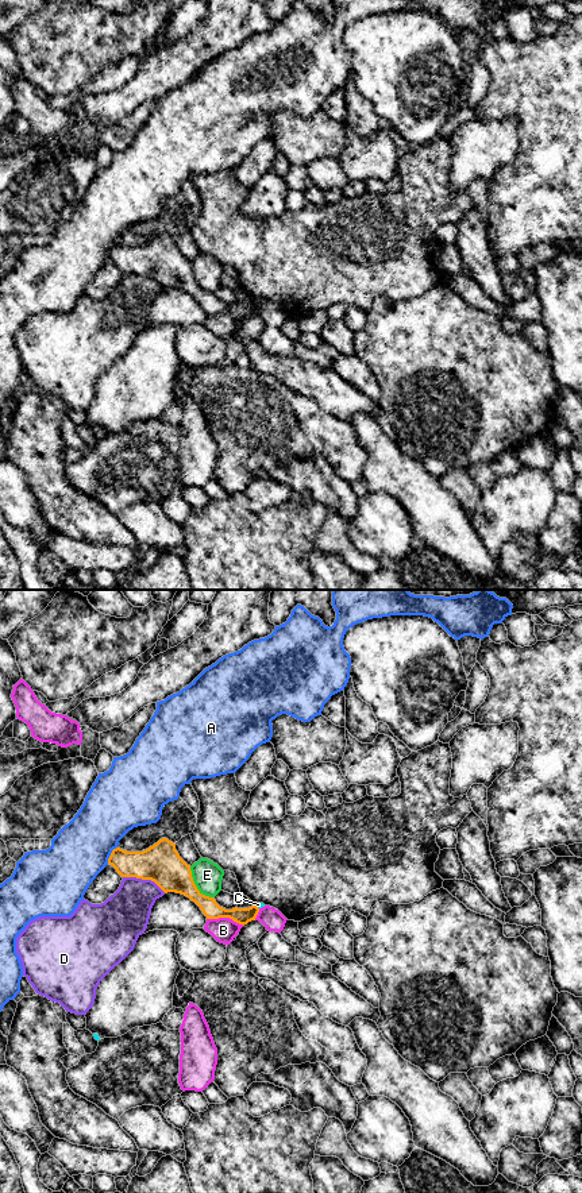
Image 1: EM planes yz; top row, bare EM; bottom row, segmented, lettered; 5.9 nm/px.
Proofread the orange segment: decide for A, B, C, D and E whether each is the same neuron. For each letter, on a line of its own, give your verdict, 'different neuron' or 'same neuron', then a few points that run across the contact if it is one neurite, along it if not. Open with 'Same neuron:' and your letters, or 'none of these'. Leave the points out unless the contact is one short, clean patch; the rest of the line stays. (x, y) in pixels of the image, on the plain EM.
Same neuron: none of these
A: different neuron; line yz (116, 242), (107, 258)
B: different neuron
C: different neuron; line yz (254, 300), (258, 304)
D: different neuron; line yz (123, 271), (150, 274), (165, 288)
E: different neuron

